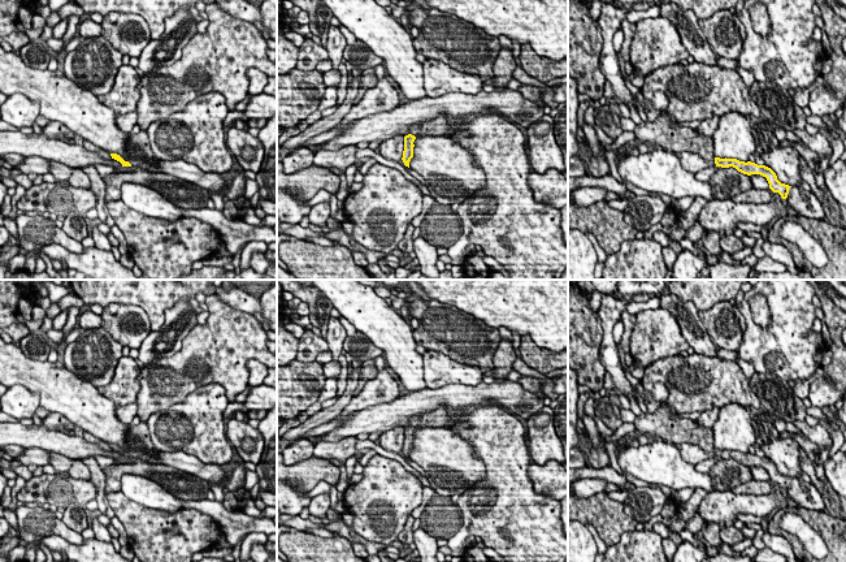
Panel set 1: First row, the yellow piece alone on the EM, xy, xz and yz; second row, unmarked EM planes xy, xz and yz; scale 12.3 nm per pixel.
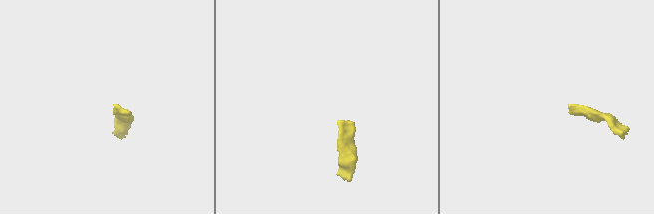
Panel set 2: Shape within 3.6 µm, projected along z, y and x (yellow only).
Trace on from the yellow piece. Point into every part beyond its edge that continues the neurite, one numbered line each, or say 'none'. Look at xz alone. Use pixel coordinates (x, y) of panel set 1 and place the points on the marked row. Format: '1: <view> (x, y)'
1: xz (438, 126)

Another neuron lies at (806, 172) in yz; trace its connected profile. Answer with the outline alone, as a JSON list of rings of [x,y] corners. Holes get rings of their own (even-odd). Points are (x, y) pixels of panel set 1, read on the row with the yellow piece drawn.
[[[799,155],[799,161],[801,161],[801,177],[802,177],[802,180],[810,185],[811,191],[821,202],[823,200],[823,190],[820,190],[819,186],[816,185],[816,180],[814,177],[812,169],[808,167],[806,160],[801,155]]]

